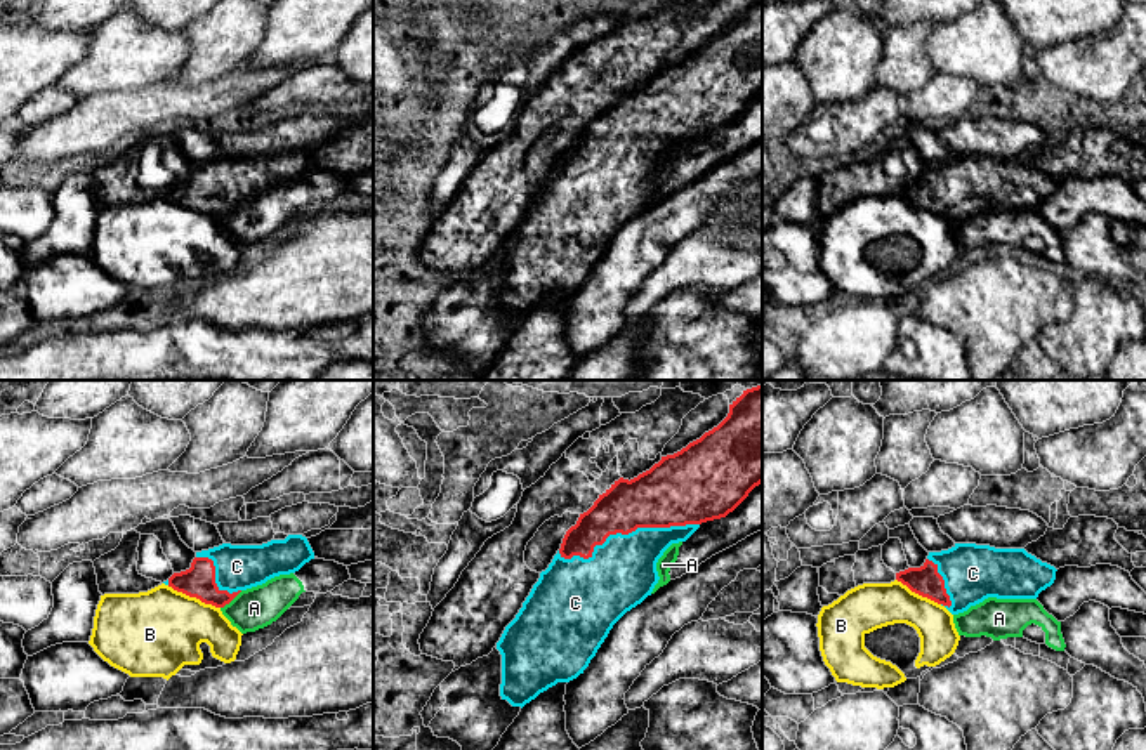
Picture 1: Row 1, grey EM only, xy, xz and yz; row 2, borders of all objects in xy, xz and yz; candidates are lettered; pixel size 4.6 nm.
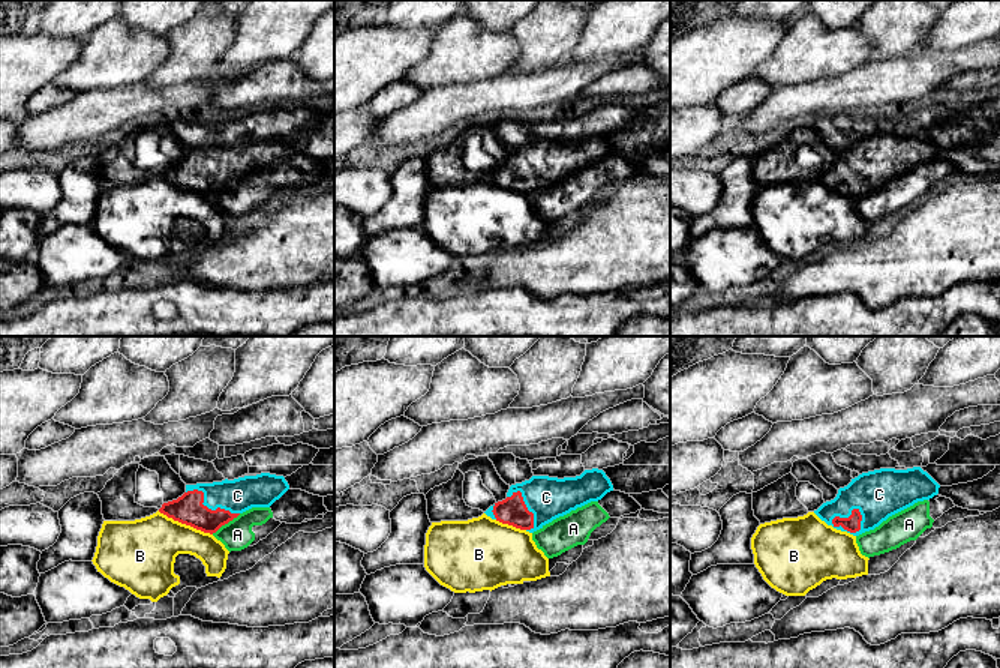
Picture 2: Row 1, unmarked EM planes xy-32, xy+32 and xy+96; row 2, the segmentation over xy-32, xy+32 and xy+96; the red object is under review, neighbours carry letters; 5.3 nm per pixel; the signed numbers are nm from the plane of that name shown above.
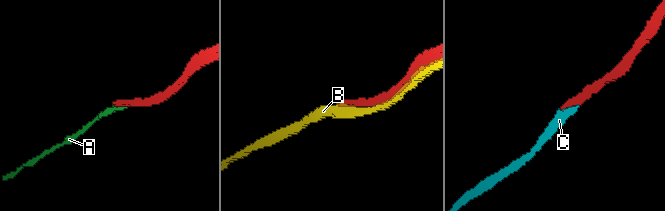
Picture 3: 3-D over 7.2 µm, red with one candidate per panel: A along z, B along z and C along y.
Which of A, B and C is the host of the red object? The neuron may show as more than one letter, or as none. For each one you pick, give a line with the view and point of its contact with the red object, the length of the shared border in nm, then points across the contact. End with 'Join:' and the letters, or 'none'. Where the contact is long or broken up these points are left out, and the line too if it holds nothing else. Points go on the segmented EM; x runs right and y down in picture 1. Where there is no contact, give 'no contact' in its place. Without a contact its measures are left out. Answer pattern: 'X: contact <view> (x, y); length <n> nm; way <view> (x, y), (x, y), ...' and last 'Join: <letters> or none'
C: contact xz (625, 533); length 650 nm
Join: C

